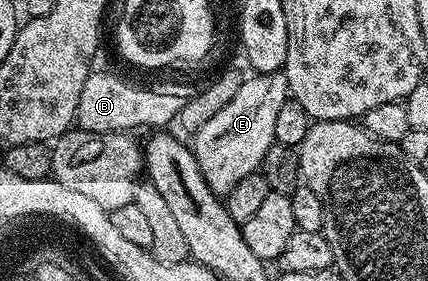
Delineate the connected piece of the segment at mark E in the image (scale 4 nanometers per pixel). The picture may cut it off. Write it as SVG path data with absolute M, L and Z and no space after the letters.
M255 74L240 85L236 97L208 121L199 131L193 132L192 150L200 165L204 181L222 197L229 193L244 177L255 174L262 166L262 158L274 142L276 112L288 98L285 74Z

